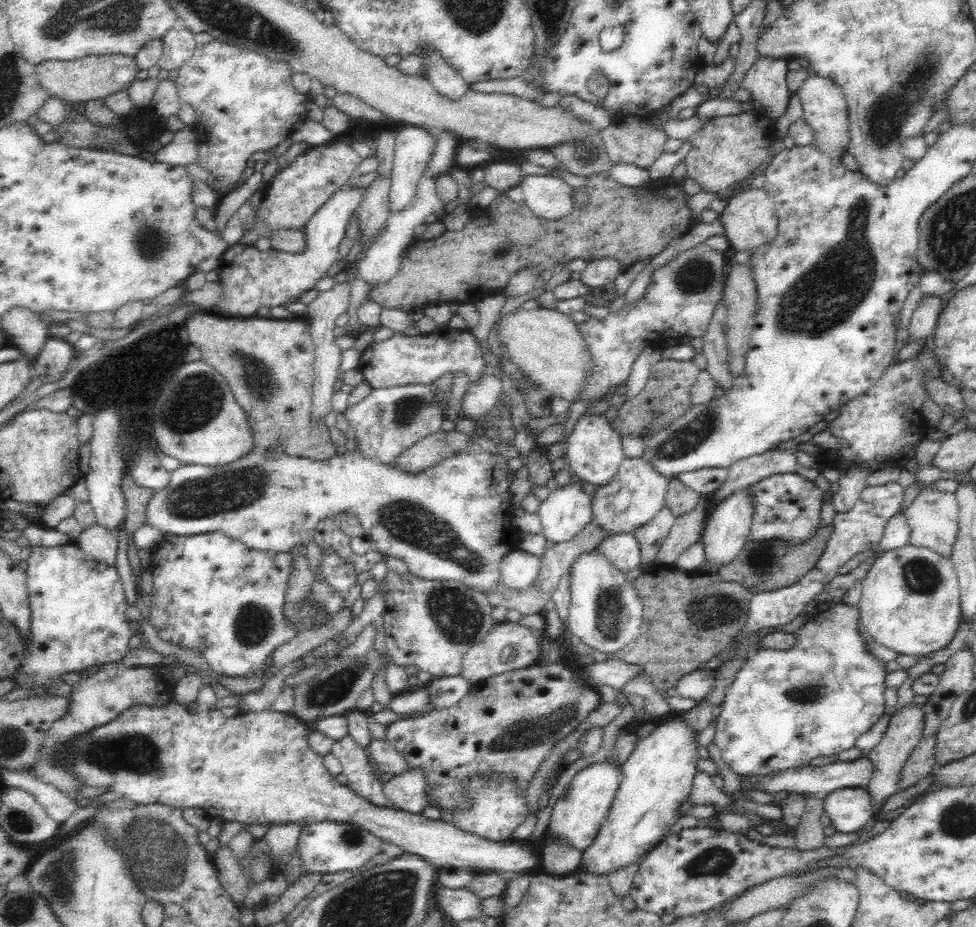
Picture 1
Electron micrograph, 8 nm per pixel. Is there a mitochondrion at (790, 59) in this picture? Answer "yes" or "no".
no

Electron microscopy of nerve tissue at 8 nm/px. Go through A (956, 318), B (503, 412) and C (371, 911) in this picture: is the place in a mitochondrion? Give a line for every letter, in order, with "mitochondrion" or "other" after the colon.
A: other
B: other
C: mitochondrion

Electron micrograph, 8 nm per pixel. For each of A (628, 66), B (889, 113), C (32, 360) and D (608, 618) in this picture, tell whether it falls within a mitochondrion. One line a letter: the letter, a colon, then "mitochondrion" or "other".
A: other
B: mitochondrion
C: other
D: mitochondrion

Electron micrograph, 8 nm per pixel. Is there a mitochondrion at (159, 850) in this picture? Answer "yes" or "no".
yes

